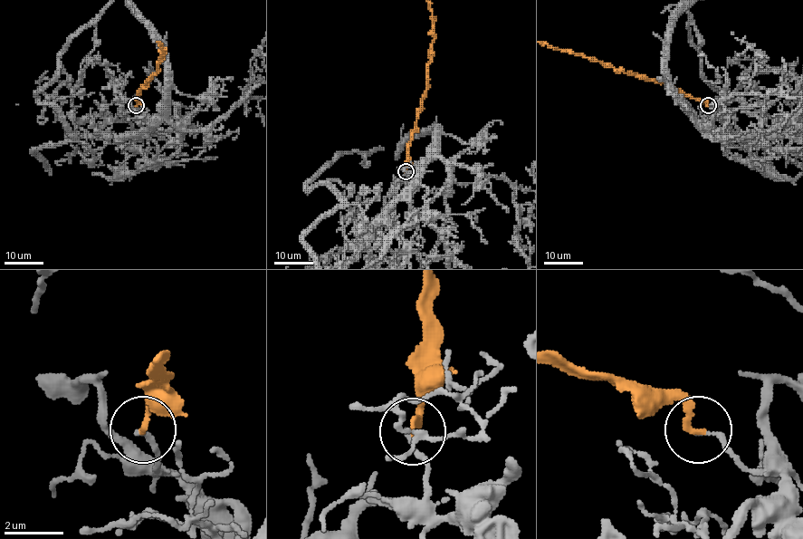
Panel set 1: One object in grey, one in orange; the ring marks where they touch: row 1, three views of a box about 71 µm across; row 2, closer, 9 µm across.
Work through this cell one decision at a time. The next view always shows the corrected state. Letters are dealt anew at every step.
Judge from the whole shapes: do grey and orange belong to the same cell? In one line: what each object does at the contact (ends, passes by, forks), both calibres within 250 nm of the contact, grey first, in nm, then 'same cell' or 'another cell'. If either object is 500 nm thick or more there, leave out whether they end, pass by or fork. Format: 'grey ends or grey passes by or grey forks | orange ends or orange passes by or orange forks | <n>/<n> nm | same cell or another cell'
grey ends | orange ends | 140/200 nm | another cell

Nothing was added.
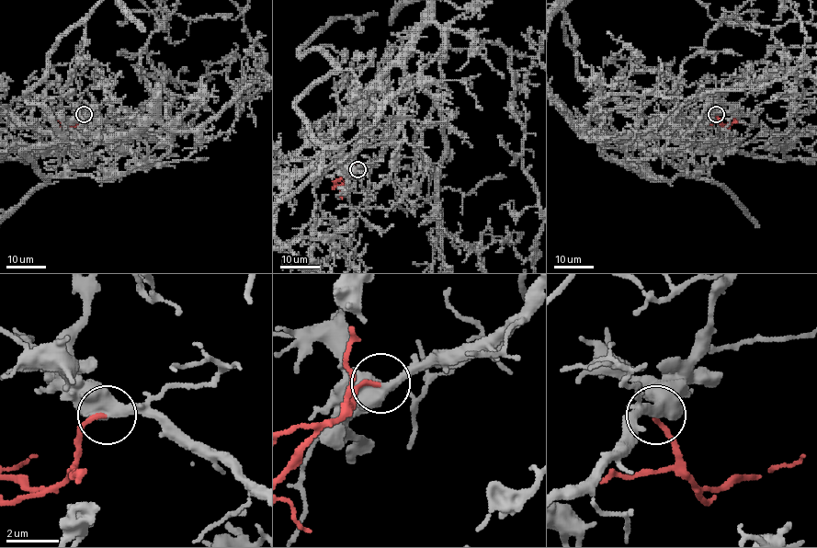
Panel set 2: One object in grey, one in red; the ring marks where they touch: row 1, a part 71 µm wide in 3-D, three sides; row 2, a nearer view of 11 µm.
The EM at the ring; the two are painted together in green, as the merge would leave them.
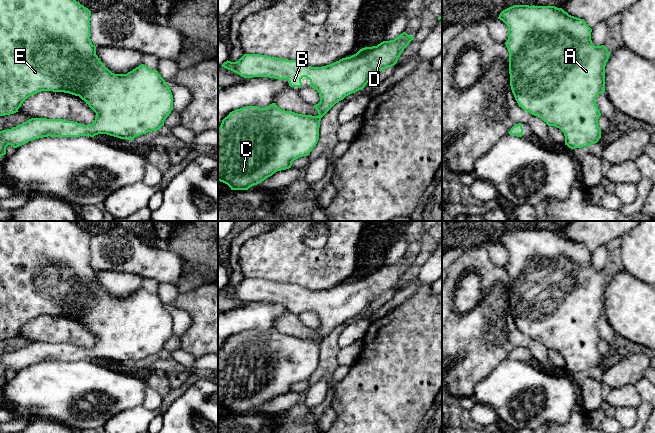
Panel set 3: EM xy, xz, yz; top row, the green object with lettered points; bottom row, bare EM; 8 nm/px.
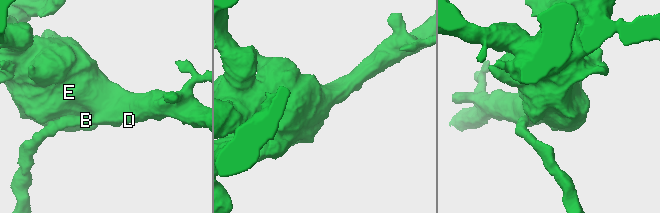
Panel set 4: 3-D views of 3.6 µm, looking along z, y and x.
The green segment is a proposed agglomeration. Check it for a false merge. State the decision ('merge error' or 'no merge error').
no merge error

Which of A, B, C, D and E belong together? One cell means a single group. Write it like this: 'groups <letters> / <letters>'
groups A B C D E

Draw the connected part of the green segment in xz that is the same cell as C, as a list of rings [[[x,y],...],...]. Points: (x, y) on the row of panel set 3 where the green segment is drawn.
[[[403,32],[394,40],[383,41],[377,46],[362,48],[350,57],[342,58],[339,61],[322,67],[311,67],[300,61],[260,54],[244,54],[236,62],[228,60],[224,62],[221,65],[222,67],[239,74],[241,77],[269,77],[279,80],[287,79],[291,87],[302,87],[301,79],[306,77],[310,80],[310,87],[319,92],[320,102],[313,106],[318,111],[318,116],[285,111],[280,109],[276,103],[272,103],[266,108],[246,106],[230,112],[229,115],[222,120],[218,128],[218,181],[227,184],[231,190],[248,190],[250,187],[272,176],[275,172],[291,168],[294,160],[303,156],[308,156],[319,140],[321,118],[336,103],[343,100],[346,96],[362,90],[379,72],[394,66],[401,53],[412,40],[414,40],[414,36],[410,36],[406,32]]]

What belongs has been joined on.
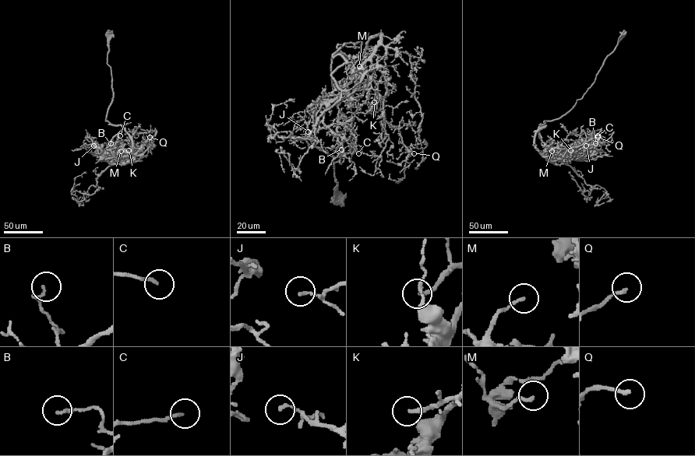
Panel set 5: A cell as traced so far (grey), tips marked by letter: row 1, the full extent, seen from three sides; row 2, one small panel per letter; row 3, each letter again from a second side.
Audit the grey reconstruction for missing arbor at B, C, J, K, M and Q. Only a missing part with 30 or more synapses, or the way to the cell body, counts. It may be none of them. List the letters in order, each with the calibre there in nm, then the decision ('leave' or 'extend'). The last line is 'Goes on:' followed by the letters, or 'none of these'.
B: 180 nm | extend
C: 150 nm | leave
J: 130 nm | leave
K: 200 nm | extend
M: 160 nm | leave
Q: 170 nm | leave
Goes on: B, K

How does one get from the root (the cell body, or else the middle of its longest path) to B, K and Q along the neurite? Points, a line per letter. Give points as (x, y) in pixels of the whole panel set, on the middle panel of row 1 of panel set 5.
B: (336, 199), (345, 124), (332, 57), (361, 56), (380, 34), (325, 110), (326, 125), (356, 139), (341, 149)
K: (336, 199), (345, 124), (332, 57), (361, 56), (380, 34), (372, 62), (386, 93), (374, 102)
Q: (336, 199), (345, 124), (335, 54), (361, 56), (380, 34), (372, 62), (385, 79), (384, 120), (414, 153)

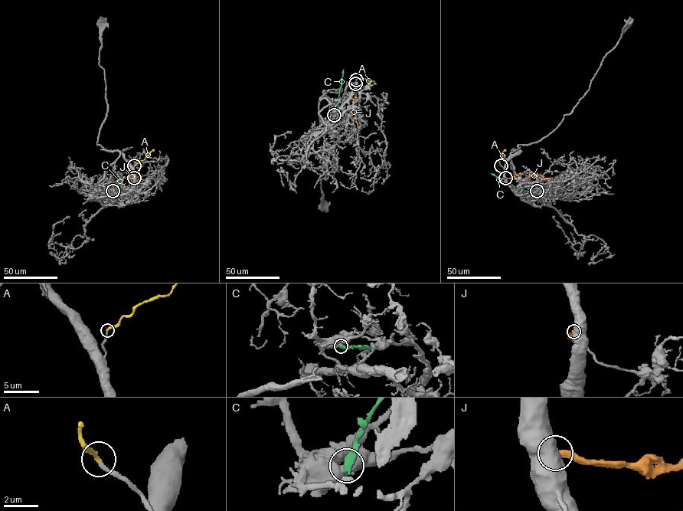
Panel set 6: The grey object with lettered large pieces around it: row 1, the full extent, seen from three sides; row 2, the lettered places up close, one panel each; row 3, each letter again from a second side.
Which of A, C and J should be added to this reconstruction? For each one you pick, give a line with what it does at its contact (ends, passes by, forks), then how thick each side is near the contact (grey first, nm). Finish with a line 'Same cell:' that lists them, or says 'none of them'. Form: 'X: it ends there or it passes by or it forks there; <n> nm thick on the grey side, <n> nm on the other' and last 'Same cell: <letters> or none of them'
A: it ends there; 200 nm thick on the grey side, 260 nm on the other
Same cell: A

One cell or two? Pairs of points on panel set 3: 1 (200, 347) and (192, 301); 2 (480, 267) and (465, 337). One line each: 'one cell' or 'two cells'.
1: one cell
2: one cell

